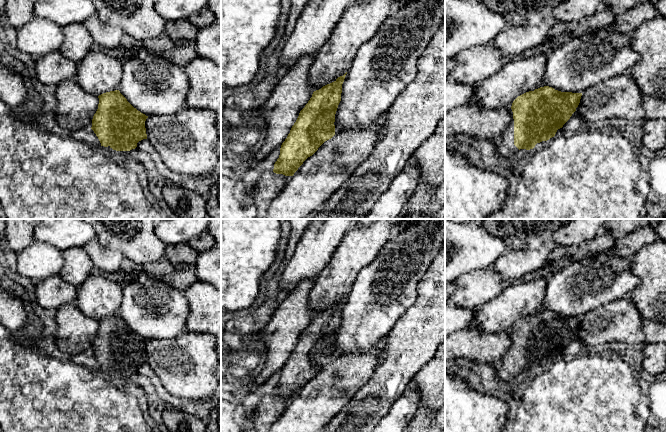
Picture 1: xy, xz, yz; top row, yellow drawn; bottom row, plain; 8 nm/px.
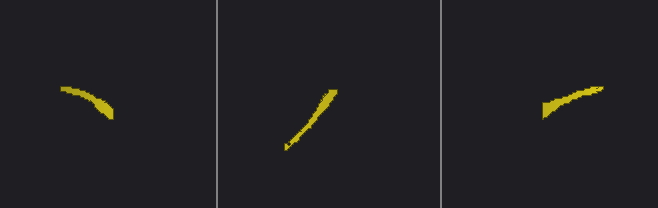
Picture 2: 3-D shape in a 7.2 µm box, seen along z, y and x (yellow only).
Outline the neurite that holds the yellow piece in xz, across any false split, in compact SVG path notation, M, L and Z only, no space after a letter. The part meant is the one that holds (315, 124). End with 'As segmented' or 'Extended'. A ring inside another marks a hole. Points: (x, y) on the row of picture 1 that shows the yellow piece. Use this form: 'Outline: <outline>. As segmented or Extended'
Outline: M346 74L313 92L281 145L274 173L293 176L308 157L335 135L335 114Z. As segmented

